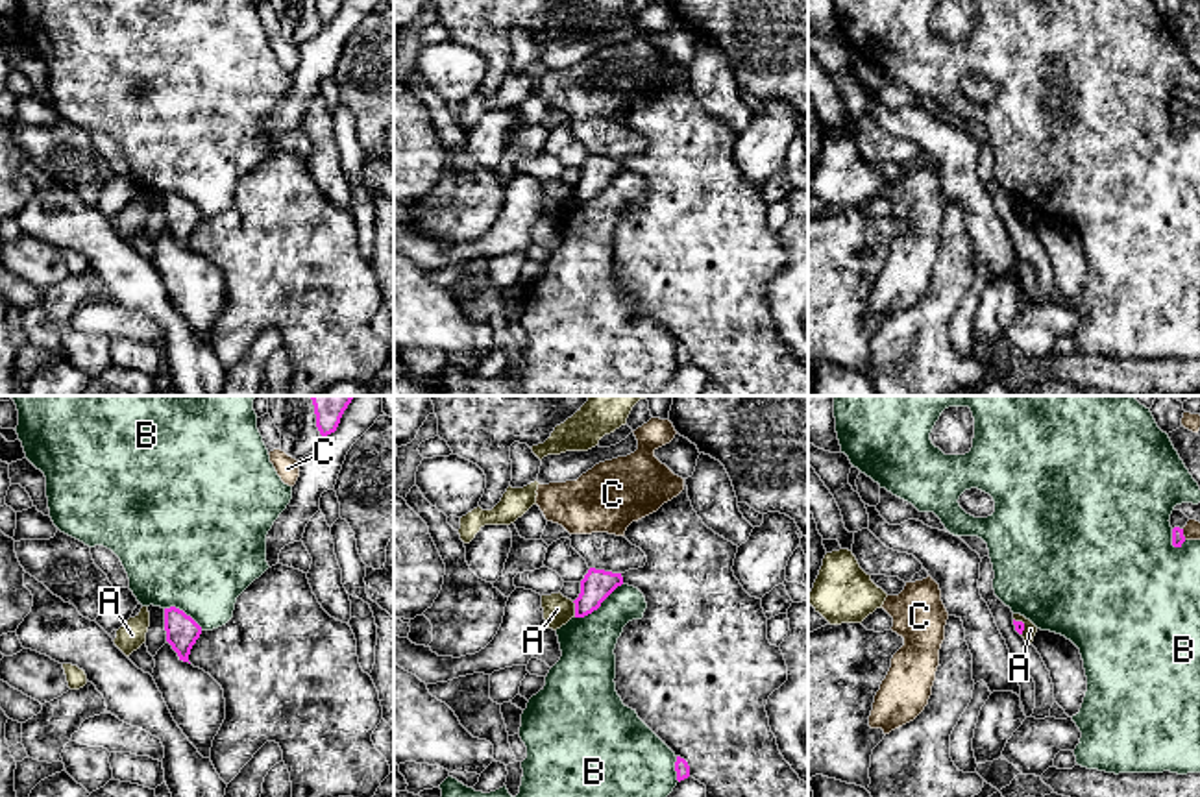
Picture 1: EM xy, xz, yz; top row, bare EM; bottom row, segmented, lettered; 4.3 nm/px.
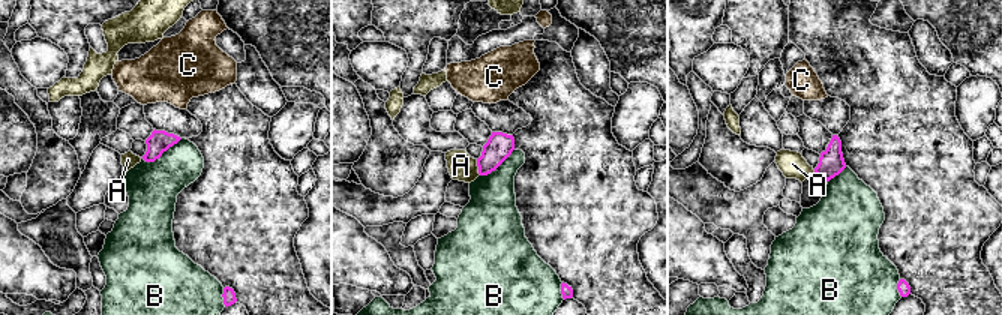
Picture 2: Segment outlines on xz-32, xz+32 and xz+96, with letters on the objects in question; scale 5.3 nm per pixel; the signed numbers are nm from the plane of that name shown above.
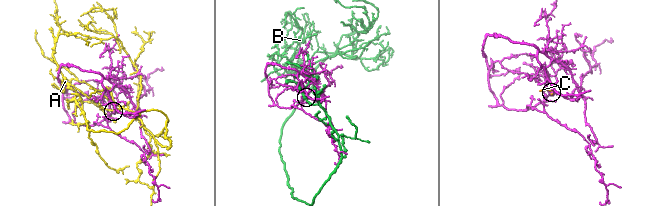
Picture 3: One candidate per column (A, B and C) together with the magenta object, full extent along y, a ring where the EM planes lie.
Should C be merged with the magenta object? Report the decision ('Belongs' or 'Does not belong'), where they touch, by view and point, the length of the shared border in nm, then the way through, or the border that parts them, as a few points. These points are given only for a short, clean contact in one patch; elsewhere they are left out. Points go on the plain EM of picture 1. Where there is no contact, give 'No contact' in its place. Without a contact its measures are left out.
Does not belong. Touches magenta at yz (1182, 121). Shared border 50 nm

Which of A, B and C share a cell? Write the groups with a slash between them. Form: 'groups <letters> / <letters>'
groups A / B / C

